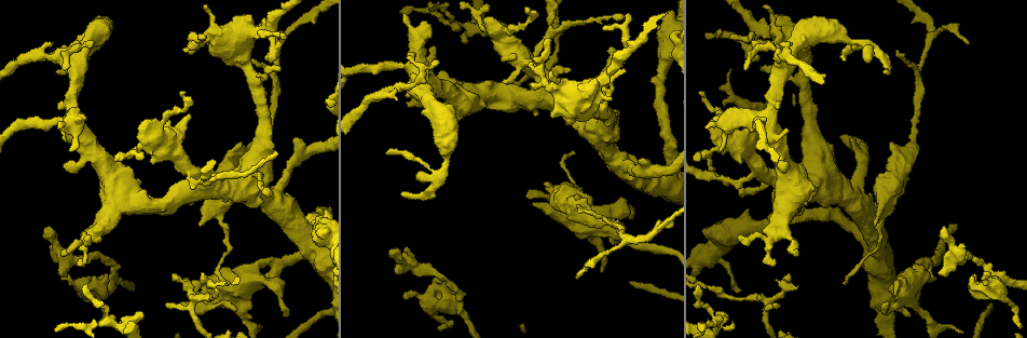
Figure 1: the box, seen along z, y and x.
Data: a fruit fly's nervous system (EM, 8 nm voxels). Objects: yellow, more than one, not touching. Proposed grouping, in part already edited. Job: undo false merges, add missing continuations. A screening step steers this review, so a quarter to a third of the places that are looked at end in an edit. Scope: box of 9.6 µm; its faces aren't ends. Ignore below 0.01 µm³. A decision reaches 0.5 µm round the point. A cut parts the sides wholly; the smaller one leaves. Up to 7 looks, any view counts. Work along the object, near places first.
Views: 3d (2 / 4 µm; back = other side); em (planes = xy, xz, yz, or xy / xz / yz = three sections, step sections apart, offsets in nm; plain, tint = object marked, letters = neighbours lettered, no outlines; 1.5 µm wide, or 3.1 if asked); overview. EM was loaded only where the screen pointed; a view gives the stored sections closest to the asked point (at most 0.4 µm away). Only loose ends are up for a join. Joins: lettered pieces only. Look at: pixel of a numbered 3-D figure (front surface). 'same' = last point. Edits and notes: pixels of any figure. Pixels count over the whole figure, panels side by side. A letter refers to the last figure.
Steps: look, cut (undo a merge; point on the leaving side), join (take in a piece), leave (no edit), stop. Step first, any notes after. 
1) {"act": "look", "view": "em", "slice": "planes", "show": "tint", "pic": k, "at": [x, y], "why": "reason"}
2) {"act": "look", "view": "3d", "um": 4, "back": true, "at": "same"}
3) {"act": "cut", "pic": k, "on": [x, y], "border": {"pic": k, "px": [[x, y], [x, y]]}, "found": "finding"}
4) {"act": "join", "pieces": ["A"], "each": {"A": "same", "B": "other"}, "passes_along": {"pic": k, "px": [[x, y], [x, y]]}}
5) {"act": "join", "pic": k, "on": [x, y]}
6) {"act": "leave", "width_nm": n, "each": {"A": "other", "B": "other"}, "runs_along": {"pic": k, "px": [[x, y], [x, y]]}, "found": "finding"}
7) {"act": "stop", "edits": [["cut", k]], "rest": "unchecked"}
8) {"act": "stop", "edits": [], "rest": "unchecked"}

{"act": "look", "view": "3d", "um": 2, "pic": 1, "at": [708, 288], "why": "a narrow waist"}

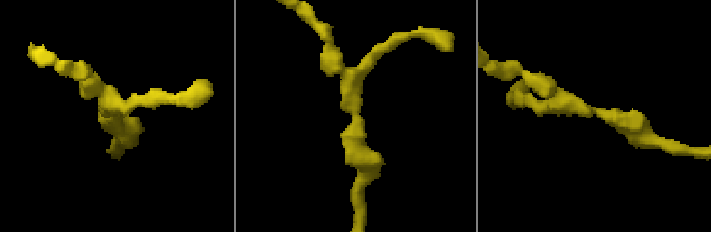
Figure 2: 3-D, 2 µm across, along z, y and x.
{"act": "look", "view": "em", "slice": "xz", "step": 4, "show": "letters", "pic": 2, "at": [590, 114]}

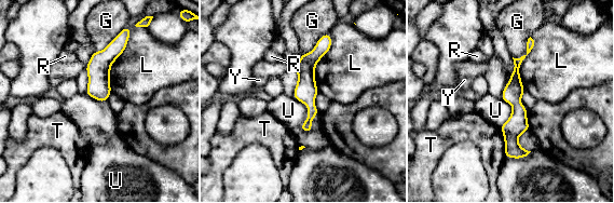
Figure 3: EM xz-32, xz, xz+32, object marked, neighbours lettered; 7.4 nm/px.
{"act": "leave", "longest_contact_nm": ["L", 460], "each": {"G": "other", "L": "other", "R": "other", "T": "other", "U": "other", "Y": "other"}, "runs_along": {"pic": 3, "px": [[530, 41], [517, 63], [507, 154]]}, "found": "all the same cell"}

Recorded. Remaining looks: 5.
{"act": "look", "view": "em", "slice": "planes", "show": "letters", "pic": 1, "at": [406, 248], "why": "an open end"}

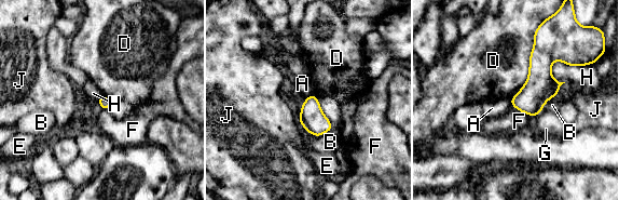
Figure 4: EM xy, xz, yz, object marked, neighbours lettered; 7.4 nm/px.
{"act": "leave", "longest_contact_nm": ["D", 460], "each": {"A": "other", "B": "other", "D": "other", "E": "other", "F": "other", "G": "other", "H": "other", "J": "other"}, "found": "none of them fits"}

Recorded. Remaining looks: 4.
{"act": "look", "view": "3d", "um": 4, "pic": 1, "at": [532, 204], "why": "free end"}

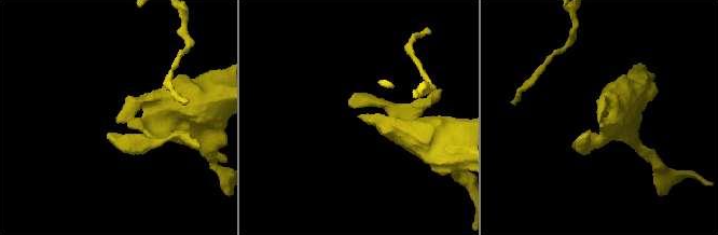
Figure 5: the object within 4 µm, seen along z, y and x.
{"act": "look", "view": "em", "slice": "yz", "step": 4, "show": "letters", "pic": 5, "at": [359, 115]}

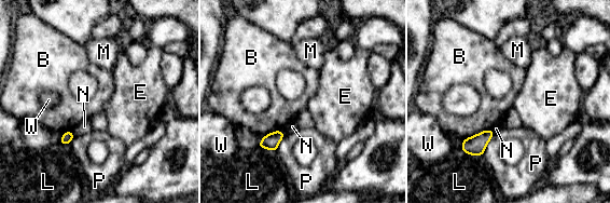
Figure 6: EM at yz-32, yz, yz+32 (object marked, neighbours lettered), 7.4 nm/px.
{"act": "leave", "each": {"B": "other", "E": "other", "L": "other", "M": "other", "N": "other", "P": "other", "W": "other"}, "border": {"pic": 6, "px": [[493, 129], [481, 131], [463, 139]]}, "found": "none of them fits"}

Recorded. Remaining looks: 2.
{"act": "stop", "edits": [], "rest": "unchecked"}

